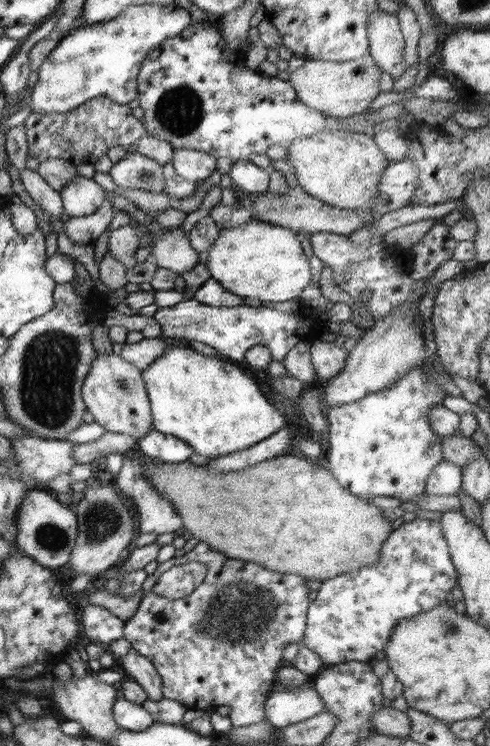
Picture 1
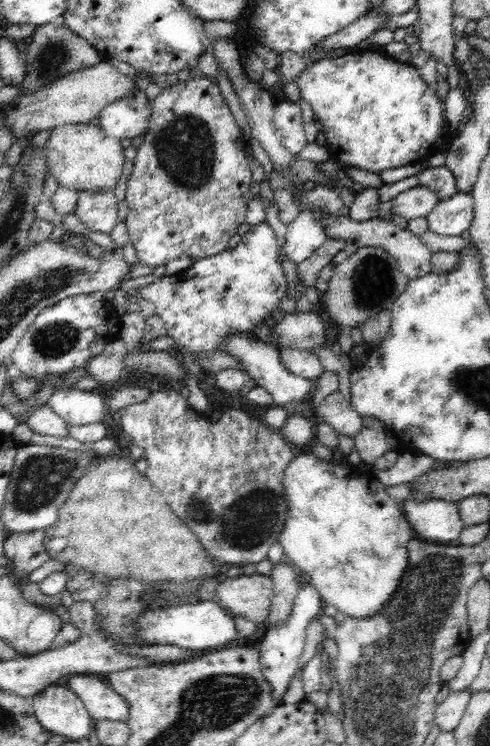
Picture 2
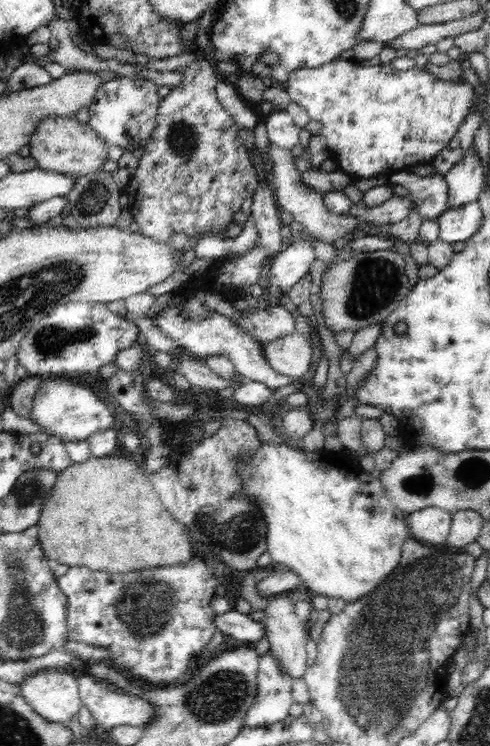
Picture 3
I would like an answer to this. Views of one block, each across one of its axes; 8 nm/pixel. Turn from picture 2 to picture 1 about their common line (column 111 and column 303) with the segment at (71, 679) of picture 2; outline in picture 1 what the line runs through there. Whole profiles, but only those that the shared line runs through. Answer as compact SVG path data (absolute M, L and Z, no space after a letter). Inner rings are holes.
M276 687L265 702L265 718L277 729L312 718L320 711L324 711L324 701L313 687Z

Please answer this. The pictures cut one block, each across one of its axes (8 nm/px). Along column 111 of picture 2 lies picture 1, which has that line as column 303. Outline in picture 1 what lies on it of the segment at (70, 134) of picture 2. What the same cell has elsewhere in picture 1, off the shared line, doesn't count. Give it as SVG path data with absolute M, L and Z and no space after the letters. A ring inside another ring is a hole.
M326 130L308 138L289 142L284 150L288 152L286 160L290 162L290 166L292 166L298 179L298 184L304 189L304 192L332 208L374 214L372 206L374 199L378 197L378 181L390 162L386 160L386 154L380 150L370 134L356 133L352 130Z

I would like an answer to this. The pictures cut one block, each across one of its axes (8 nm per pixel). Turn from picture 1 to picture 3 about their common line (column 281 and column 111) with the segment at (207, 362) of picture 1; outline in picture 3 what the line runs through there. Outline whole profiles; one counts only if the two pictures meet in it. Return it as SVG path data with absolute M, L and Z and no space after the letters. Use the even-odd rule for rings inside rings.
M69 376L43 380L32 404L30 419L48 435L63 443L87 440L94 434L114 429L108 408L91 389L78 385Z

